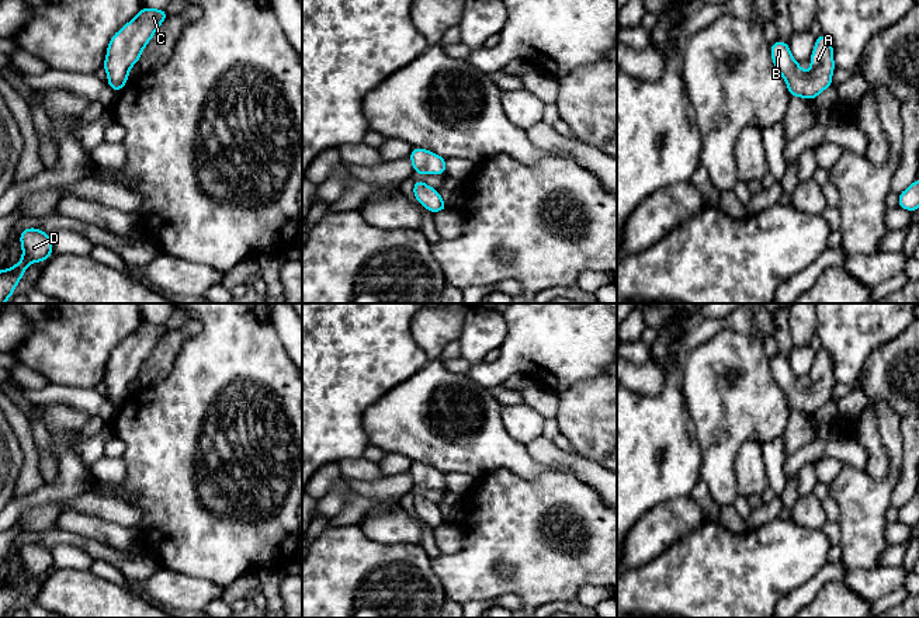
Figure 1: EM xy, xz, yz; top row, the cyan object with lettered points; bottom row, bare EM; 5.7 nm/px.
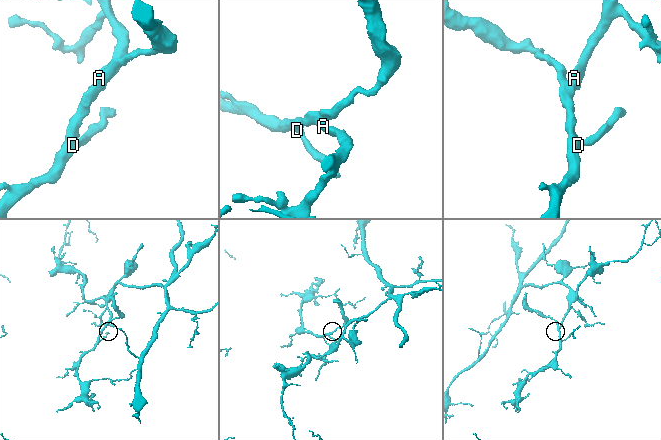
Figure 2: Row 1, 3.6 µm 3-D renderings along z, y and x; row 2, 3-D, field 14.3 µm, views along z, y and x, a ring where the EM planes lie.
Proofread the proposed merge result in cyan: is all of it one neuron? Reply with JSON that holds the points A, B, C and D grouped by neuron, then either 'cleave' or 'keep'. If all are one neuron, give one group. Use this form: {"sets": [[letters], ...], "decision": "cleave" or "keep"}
{"sets": [["A", "B", "C", "D"]], "decision": "keep"}

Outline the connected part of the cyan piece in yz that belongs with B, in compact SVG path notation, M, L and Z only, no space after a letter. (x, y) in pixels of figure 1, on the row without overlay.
M823 348L816 351L811 368L811 386L805 388L800 378L793 372L788 357L776 355L770 360L771 375L783 390L790 412L815 414L818 409L833 399L832 388L836 383L833 376L833 361Z

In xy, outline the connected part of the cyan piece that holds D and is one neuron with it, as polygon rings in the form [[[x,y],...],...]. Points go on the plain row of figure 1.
[[[27,542],[20,548],[22,562],[21,574],[7,584],[0,584],[0,618],[13,611],[13,605],[21,596],[25,583],[38,576],[46,576],[52,570],[51,551],[37,542]]]

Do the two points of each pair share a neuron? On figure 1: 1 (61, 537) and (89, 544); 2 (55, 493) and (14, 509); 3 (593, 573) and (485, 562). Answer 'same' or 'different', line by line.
1: same
2: same
3: same

